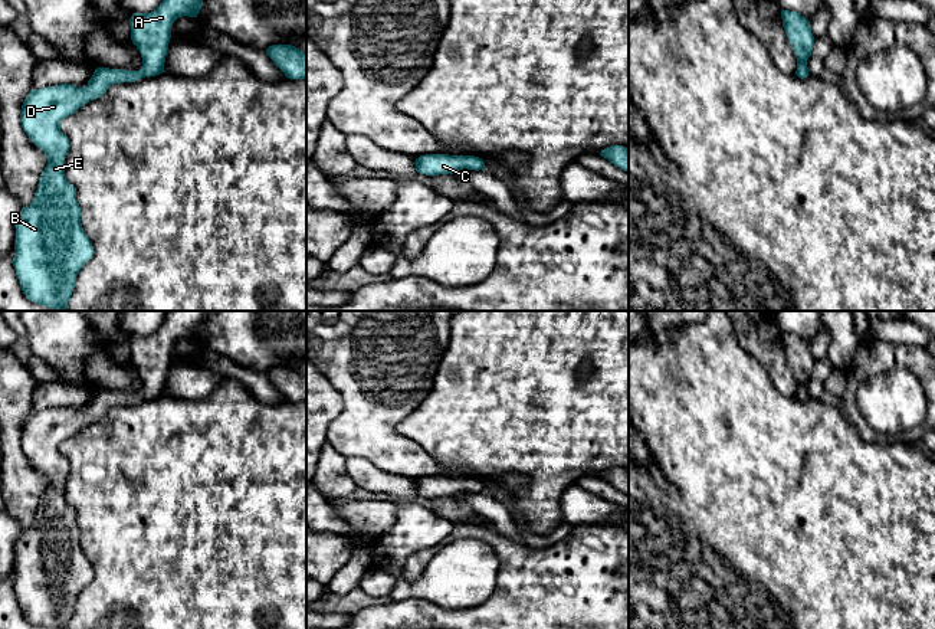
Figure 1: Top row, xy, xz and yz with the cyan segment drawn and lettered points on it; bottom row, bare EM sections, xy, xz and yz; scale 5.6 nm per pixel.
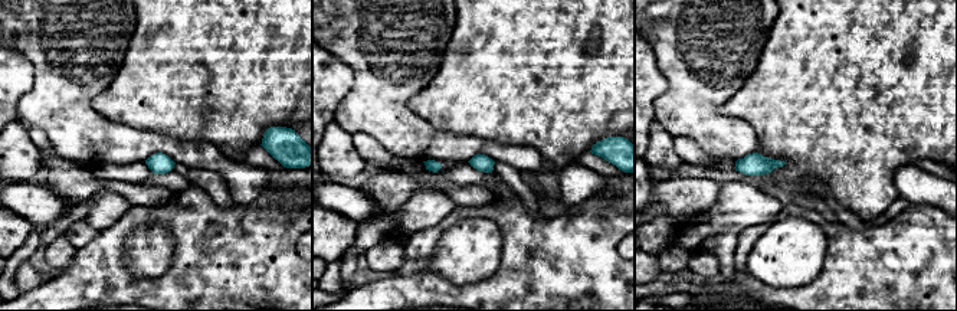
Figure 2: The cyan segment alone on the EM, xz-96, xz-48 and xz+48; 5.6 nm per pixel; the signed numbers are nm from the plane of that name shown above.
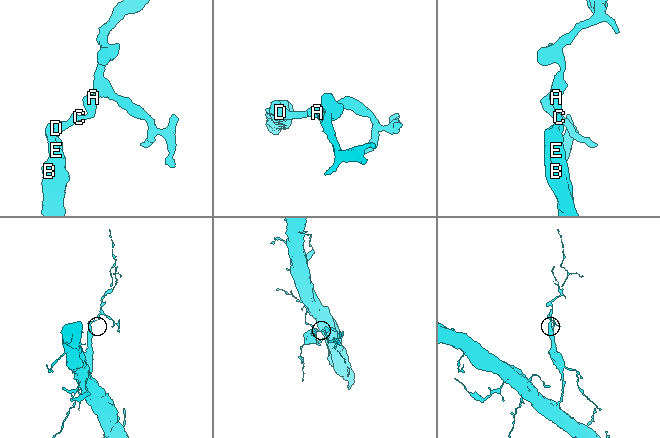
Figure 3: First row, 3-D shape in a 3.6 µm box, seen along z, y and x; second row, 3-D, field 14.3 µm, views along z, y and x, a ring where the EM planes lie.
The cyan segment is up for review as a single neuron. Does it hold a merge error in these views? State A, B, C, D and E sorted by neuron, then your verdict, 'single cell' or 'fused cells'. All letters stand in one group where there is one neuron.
A B C D E | single cell

